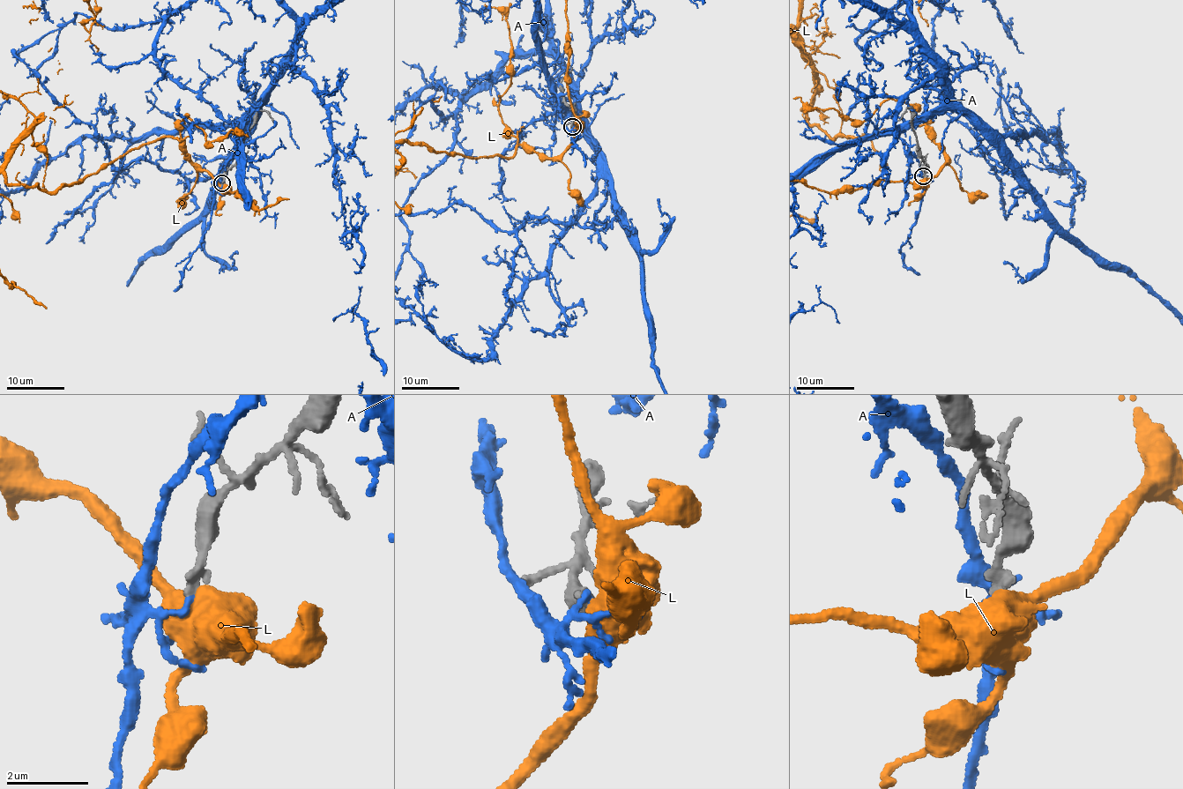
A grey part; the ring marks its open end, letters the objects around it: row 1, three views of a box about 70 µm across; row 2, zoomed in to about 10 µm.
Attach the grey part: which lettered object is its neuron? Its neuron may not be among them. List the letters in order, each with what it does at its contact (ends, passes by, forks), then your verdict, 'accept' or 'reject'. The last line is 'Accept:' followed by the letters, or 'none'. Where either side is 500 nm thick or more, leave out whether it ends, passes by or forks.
A: it ends | reject
L: reject
Accept: none

